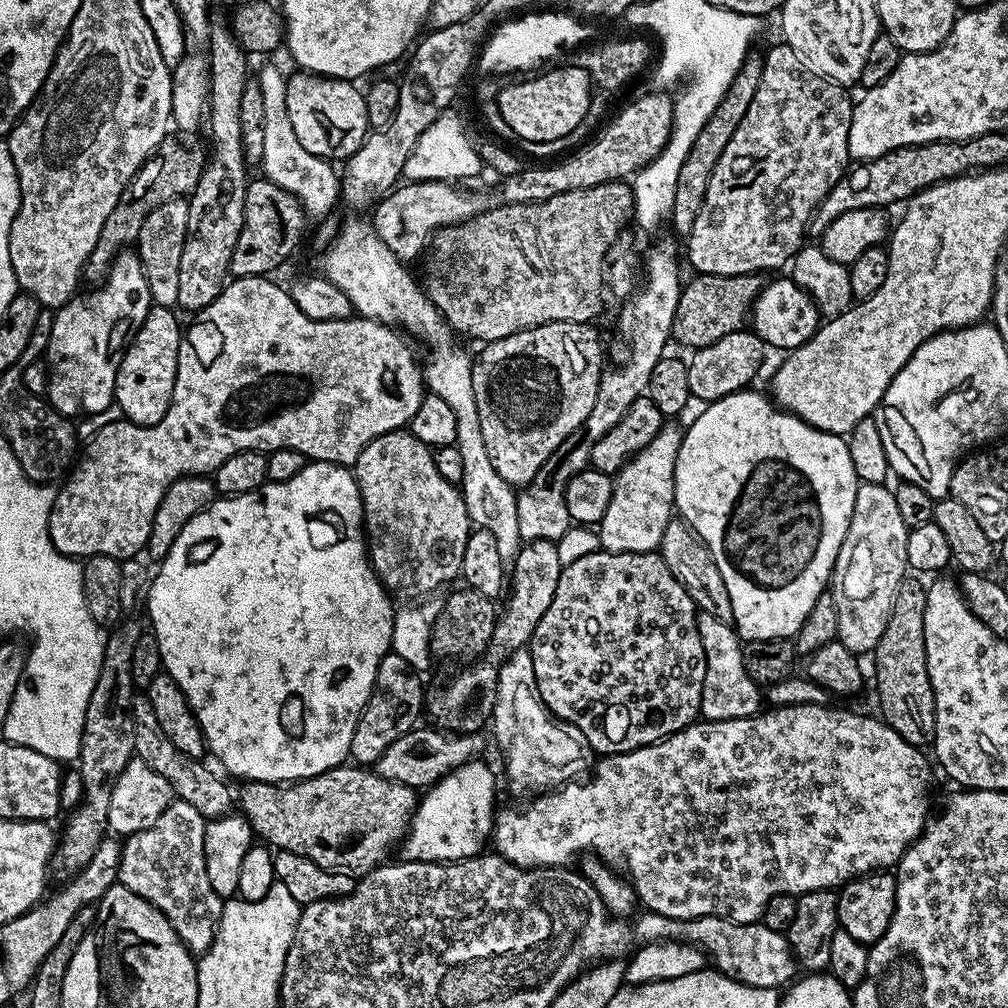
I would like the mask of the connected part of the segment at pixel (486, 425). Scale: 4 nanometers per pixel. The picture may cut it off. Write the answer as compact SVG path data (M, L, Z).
M550 322L510 334L501 340L485 343L480 357L472 366L474 402L478 402L478 422L482 426L482 438L494 470L513 486L528 484L542 470L542 466L570 438L579 432L586 414L594 410L594 398L598 398L600 374L606 367L604 348L600 345L600 332L591 323Z

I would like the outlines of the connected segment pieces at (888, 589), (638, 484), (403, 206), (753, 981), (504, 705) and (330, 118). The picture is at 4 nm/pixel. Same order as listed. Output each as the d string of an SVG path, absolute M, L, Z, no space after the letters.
M887 483L860 484L857 487L850 526L846 530L846 538L838 550L838 558L832 568L830 591L834 598L834 606L838 606L838 639L857 654L871 653L878 646L882 630L886 630L886 622L890 622L890 610L894 606L898 586L906 579L906 573L909 571L906 558L909 528L906 522L902 522L895 491L888 487Z
M666 422L658 430L658 434L654 438L654 442L650 442L645 446L642 451L629 460L626 466L622 466L620 472L615 473L612 482L612 497L610 498L610 506L606 506L606 514L602 514L598 525L598 531L600 533L600 547L605 552L654 552L659 549L660 543L662 542L663 530L667 524L674 519L674 505L676 502L676 495L674 494L674 466L676 465L676 459L678 458L678 450L680 449L680 443L684 437L681 425L676 425L676 422Z
M424 180L403 184L392 189L373 207L374 216L370 222L391 252L405 262L411 262L427 249L438 228L472 220L478 213L494 208L498 202L488 192L460 190L461 187L449 181Z
M645 911L637 922L640 940L683 940L696 945L714 963L715 971L732 977L751 988L783 989L793 983L798 972L796 956L788 945L785 933L770 930L764 923L739 924L721 916L703 916L697 920L675 920L659 916L656 912Z
M513 651L499 669L498 694L490 729L504 747L504 768L513 786L525 788L531 794L540 794L553 787L552 780L572 782L583 777L594 764L592 747L578 726L557 720L540 701L531 651Z
M293 71L288 76L286 86L286 110L290 113L290 122L294 125L294 135L302 147L310 150L310 154L320 156L329 162L347 161L348 157L359 150L368 139L370 131L366 118L366 102L364 92L356 89L357 85L350 80L336 80L332 76L317 76L314 72Z

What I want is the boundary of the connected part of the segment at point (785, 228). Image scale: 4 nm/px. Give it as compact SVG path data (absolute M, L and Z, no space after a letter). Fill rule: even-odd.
M777 42L768 53L763 53L764 69L758 82L758 91L754 94L754 102L750 102L750 110L746 110L746 118L738 130L734 130L734 138L726 142L726 150L722 150L722 158L718 158L718 166L714 166L714 174L710 174L710 186L706 186L706 198L702 202L702 210L694 221L694 230L686 237L688 244L688 260L696 267L697 273L706 274L768 274L771 268L780 268L789 263L792 257L800 251L805 243L804 232L809 231L812 213L830 194L830 190L844 176L850 167L848 154L848 139L850 138L850 118L854 107L853 97L848 97L845 85L836 84L825 76L819 76L792 47L783 42Z

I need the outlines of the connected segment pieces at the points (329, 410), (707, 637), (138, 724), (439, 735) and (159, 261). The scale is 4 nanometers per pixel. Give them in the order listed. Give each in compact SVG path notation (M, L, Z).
M237 276L229 279L225 284L224 289L218 294L218 298L214 298L214 302L210 302L210 306L206 306L202 311L195 313L192 325L183 329L180 338L180 349L178 350L178 370L176 371L176 381L174 382L174 390L172 391L172 405L166 410L166 414L162 417L158 423L149 424L147 426L143 424L134 424L127 419L121 418L113 422L102 426L102 430L98 430L95 436L91 437L87 441L88 449L83 449L82 455L79 457L78 463L71 469L70 475L63 481L64 489L61 487L56 494L56 501L52 503L52 509L50 510L50 518L48 519L48 533L52 539L52 544L58 551L64 556L70 556L73 558L87 558L94 555L108 555L119 558L121 561L130 560L139 557L141 553L147 549L148 539L150 538L150 526L154 522L154 514L158 514L158 502L162 502L162 494L166 494L166 490L171 486L176 479L180 476L202 476L205 474L215 473L218 466L222 466L222 462L226 462L226 458L230 458L234 454L238 454L242 450L259 450L265 454L278 450L279 448L289 448L290 450L298 450L309 461L315 462L318 460L325 460L331 464L342 464L345 466L355 465L358 454L362 454L362 450L375 438L375 436L381 436L387 432L401 431L405 426L411 425L414 414L418 414L418 406L424 401L426 395L426 385L424 383L424 373L422 371L421 361L416 361L416 356L412 353L412 348L403 340L405 337L401 335L395 327L381 324L378 320L371 318L365 318L359 314L353 314L348 317L347 320L328 320L328 321L316 321L311 320L298 308L295 302L292 300L291 291L287 287L279 288L278 285L272 281L272 278L268 276Z
M704 612L697 615L696 625L702 638L702 650L706 654L706 678L702 682L700 716L705 720L737 720L743 716L756 715L762 708L762 688L746 672L742 640L735 627Z
M133 695L132 717L134 718L135 759L146 762L150 770L162 774L162 778L170 782L175 799L194 806L194 810L198 810L198 814L202 814L205 821L217 820L220 816L227 816L233 811L234 792L228 789L229 781L215 767L207 768L203 764L205 762L203 759L182 754L182 750L178 750L178 746L174 746L174 742L166 738L162 726L158 726L158 717L154 715L154 706L150 706L147 695Z
M431 727L411 728L402 734L402 738L398 738L398 742L390 742L390 746L386 746L386 754L382 754L382 758L375 762L376 773L390 782L402 782L402 786L410 786L414 790L427 790L443 776L449 776L455 768L483 757L480 755L484 752L484 740L480 732L457 732Z
M181 198L158 206L158 210L154 210L146 222L142 222L134 248L142 262L153 305L157 308L175 309L178 305L178 270L182 266L182 246L186 242L189 218L188 201Z

